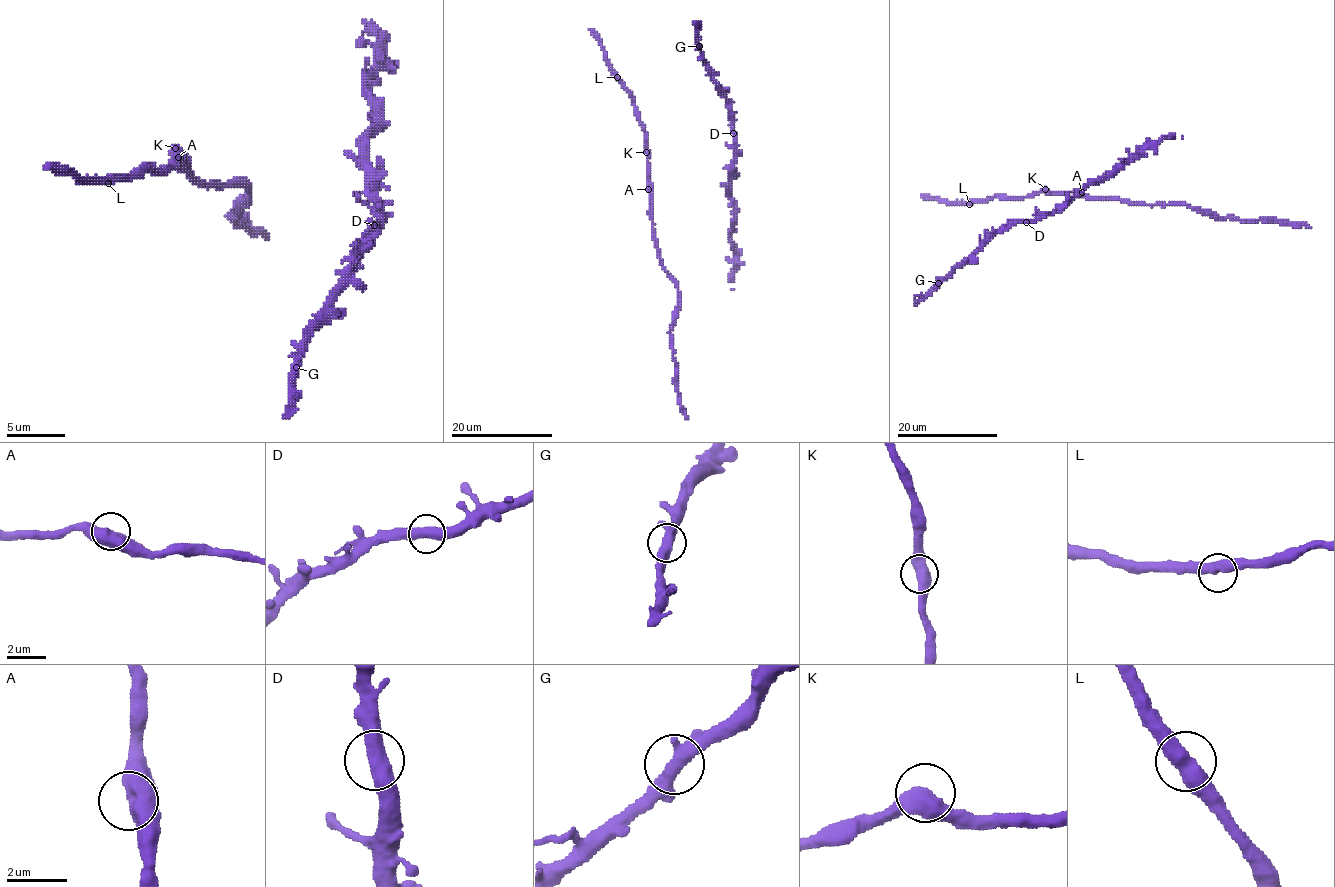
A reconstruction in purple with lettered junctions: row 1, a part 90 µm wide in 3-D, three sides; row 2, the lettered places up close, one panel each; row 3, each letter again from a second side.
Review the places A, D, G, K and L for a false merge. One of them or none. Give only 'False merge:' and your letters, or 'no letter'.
False merge: no letter

